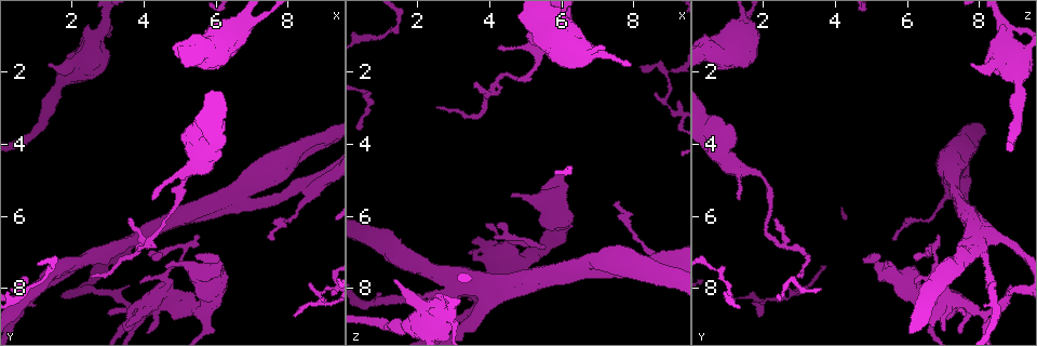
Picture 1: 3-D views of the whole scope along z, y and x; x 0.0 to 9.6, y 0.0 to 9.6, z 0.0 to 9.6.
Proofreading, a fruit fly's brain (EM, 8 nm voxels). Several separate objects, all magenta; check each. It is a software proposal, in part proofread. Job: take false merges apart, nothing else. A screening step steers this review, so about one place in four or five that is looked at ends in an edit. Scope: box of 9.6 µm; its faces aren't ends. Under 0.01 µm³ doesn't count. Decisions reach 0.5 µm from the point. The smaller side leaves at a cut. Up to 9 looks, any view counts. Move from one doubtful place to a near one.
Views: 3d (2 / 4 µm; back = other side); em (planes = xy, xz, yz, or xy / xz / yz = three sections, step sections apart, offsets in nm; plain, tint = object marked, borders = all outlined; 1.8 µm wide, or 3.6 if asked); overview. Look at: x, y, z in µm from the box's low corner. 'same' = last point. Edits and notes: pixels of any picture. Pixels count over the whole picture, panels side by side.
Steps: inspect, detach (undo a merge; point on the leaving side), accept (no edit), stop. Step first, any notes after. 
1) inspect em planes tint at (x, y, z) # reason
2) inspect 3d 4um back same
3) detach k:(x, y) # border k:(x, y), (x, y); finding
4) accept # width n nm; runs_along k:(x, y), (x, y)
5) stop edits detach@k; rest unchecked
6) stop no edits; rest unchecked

inspect em xz step 4 tint at (8.85, 8.45, 1.95) # a fork

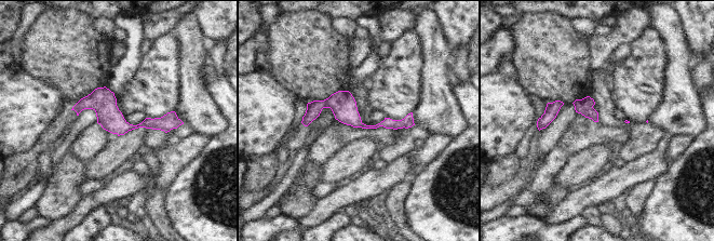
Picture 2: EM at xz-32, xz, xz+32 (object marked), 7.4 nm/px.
inspect em planes tint same

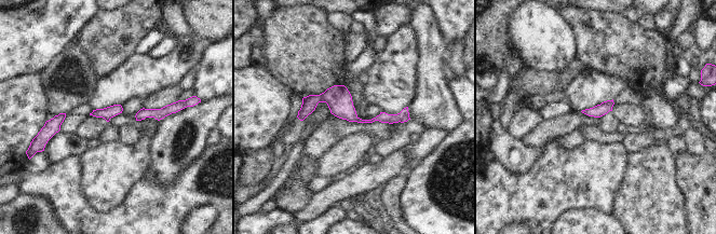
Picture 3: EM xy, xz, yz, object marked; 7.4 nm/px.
accept # width 90 nm; runs_along 3:(300, 113), (334, 98), (361, 121), (406, 116); one neuron here

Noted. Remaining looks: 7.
inspect em xy step 4 tint at (4.05, 6.70, 2.60) # a fork

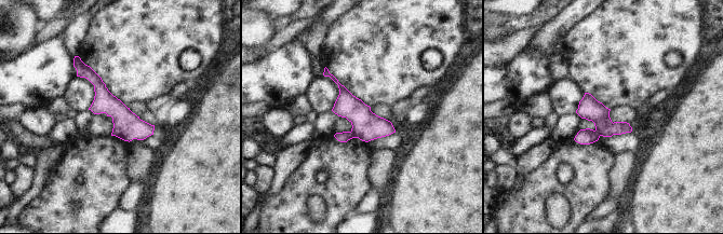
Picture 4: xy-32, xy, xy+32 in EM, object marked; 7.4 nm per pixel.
inspect em planes tint same

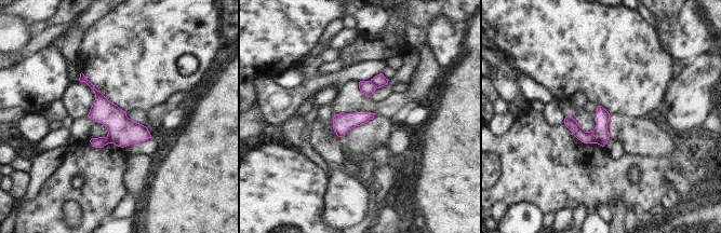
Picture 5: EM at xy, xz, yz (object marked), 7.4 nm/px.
detach 5:(101, 141) # border 5:(107, 136), (112, 142); a second neuron is stuck on

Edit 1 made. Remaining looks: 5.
inspect 3d 2um at (8.60, 5.05, 7.55) # sharp bend

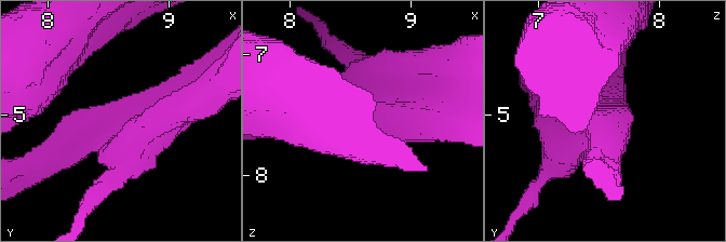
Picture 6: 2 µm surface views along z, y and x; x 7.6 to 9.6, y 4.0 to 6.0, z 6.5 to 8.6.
inspect em planes plain at (8.56, 5.02, 7.52) # arms 4

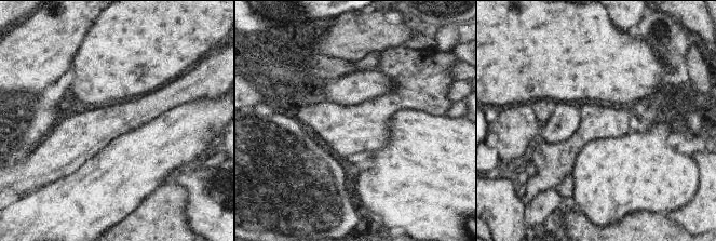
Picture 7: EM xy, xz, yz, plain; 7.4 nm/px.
inspect em planes tint same

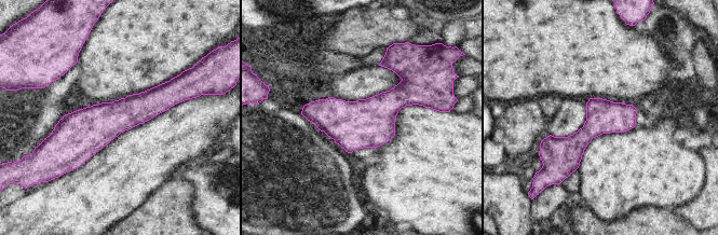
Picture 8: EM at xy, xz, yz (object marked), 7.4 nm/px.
accept # all the same neuron

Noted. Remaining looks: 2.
stop edits detach@5; rest unchecked

